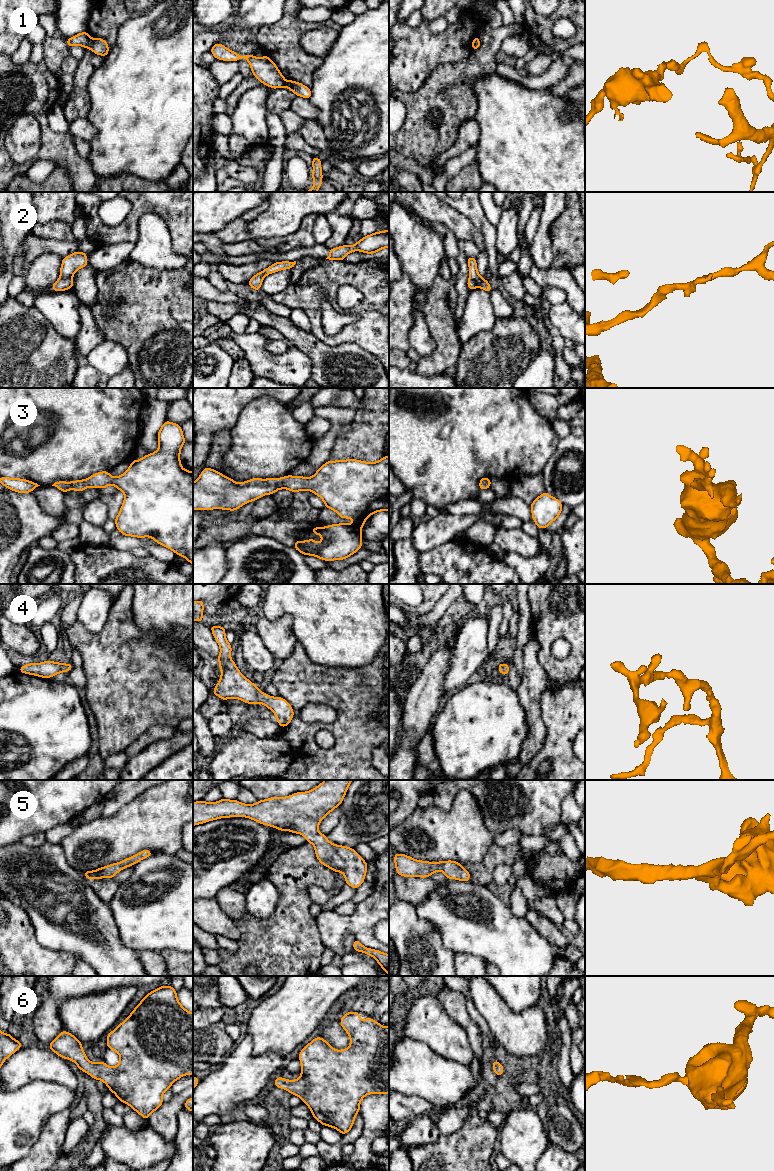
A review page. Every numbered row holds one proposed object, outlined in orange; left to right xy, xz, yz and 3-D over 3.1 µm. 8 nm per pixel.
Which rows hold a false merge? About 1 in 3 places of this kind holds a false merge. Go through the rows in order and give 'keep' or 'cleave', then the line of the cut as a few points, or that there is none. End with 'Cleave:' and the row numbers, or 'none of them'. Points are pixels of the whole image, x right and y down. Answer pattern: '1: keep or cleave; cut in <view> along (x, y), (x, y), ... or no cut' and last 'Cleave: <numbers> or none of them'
1: cleave; cut in xy along (90, 38), (87, 47)
2: keep; no cut
3: keep; no cut
4: keep; no cut
5: keep; no cut
6: keep; no cut
Cleave: 1

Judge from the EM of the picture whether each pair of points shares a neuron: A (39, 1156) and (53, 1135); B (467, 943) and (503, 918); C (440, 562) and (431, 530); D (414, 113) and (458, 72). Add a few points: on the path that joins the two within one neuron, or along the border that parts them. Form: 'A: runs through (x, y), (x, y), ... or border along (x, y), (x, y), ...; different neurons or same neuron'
A: runs through (44, 1151), (49, 1146), (51, 1140); same neuron
B: runs through (477, 933), (479, 931), (495, 931), (496, 928); same neuron
C: border along (454, 538), (420, 553); different neurons
D: runs through (425, 104), (447, 83); same neuron

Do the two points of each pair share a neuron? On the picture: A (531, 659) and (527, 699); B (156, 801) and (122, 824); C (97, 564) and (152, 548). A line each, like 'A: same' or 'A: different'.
A: same
B: same
C: different

